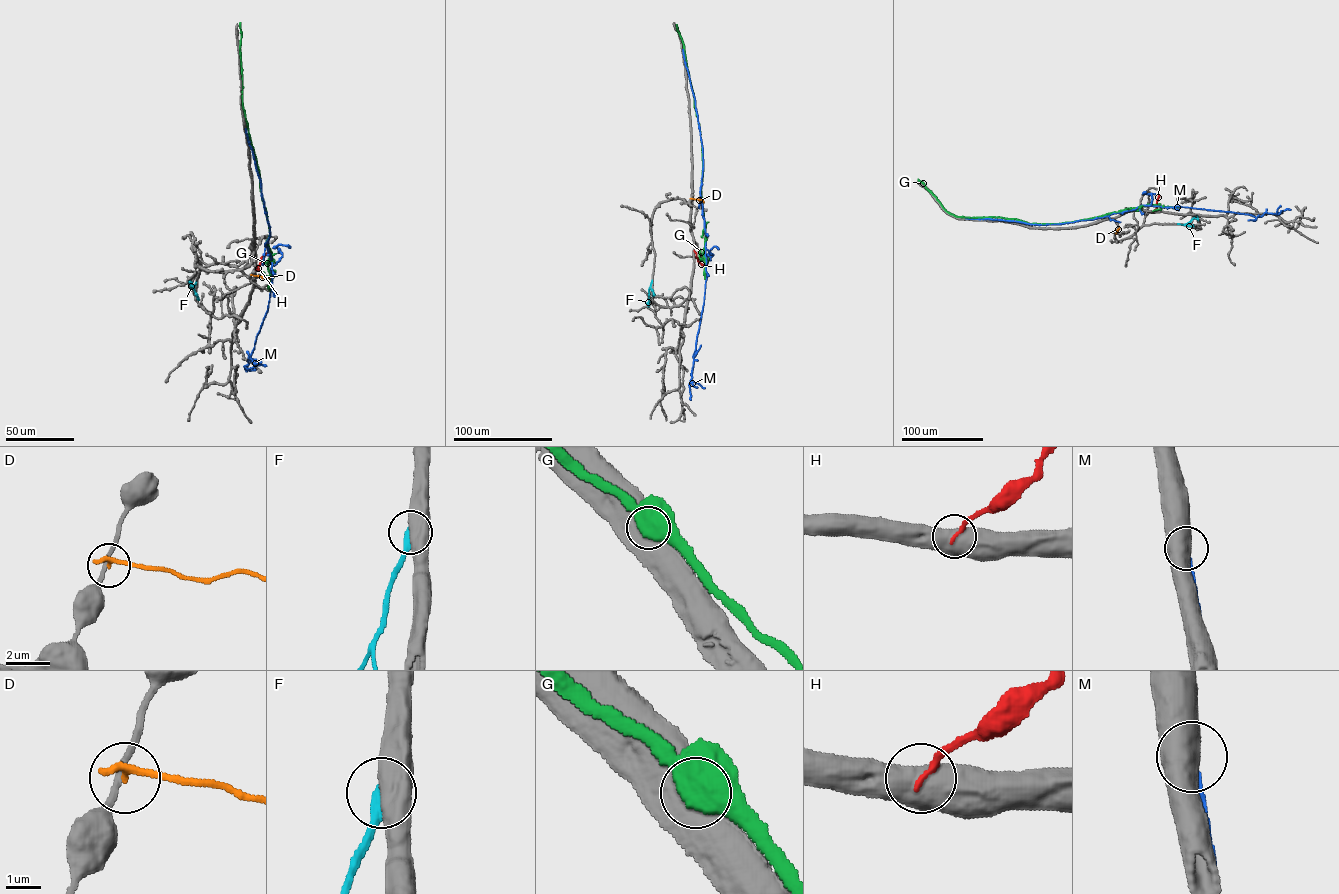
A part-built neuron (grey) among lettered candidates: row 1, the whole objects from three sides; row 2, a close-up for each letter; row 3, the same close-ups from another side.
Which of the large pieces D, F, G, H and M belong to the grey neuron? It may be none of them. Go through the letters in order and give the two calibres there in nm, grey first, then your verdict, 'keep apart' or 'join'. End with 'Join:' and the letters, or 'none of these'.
D: 170/260 nm | keep apart
F: 500/440 nm | keep apart
G: 850/900 nm | keep apart
H: 750/170 nm | keep apart
M: 800/400 nm | keep apart
Join: none of these

